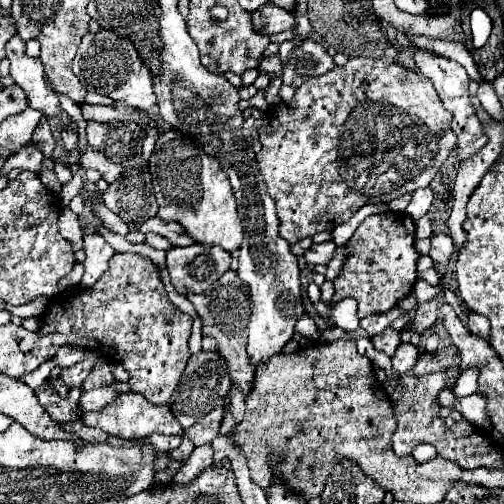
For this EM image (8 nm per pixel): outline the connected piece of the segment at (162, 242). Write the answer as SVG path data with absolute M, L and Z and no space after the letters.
M148 233L146 235L146 243L152 245L152 247L156 247L156 249L162 249L162 251L170 251L172 249L172 243L166 237L154 235L154 233Z

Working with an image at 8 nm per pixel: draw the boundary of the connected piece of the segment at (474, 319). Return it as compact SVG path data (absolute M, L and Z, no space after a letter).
M470 313L468 315L468 331L474 335L480 335L480 337L488 337L490 335L490 323L484 315Z

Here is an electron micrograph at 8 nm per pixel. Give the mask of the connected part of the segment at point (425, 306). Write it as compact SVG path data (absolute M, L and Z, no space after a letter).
M432 297L426 303L418 303L416 307L416 315L412 319L412 331L418 335L424 335L428 329L432 329L436 325L440 317L440 303L438 297Z

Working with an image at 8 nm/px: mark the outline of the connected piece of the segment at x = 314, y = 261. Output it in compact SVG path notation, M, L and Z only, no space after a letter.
M326 241L326 243L320 243L320 245L314 243L314 245L310 245L310 249L306 249L304 259L306 259L308 265L318 265L318 263L328 265L328 261L334 255L334 249L336 249L336 245L332 241Z

